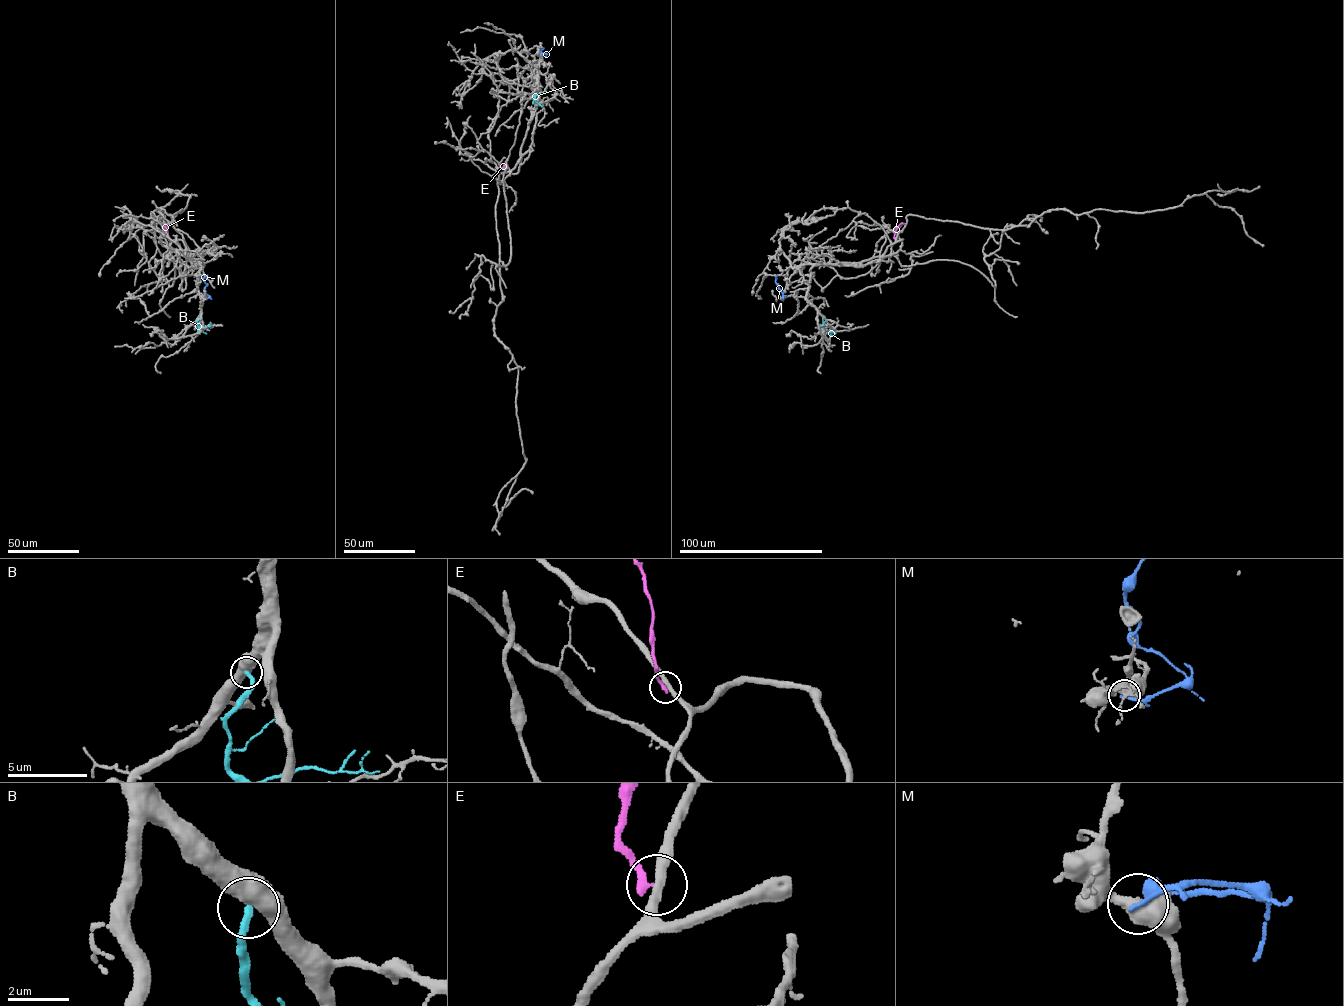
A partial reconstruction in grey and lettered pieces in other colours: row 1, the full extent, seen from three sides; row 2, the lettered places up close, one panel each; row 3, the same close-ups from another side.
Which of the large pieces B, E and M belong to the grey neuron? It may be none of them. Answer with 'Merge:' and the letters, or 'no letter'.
Merge: B

